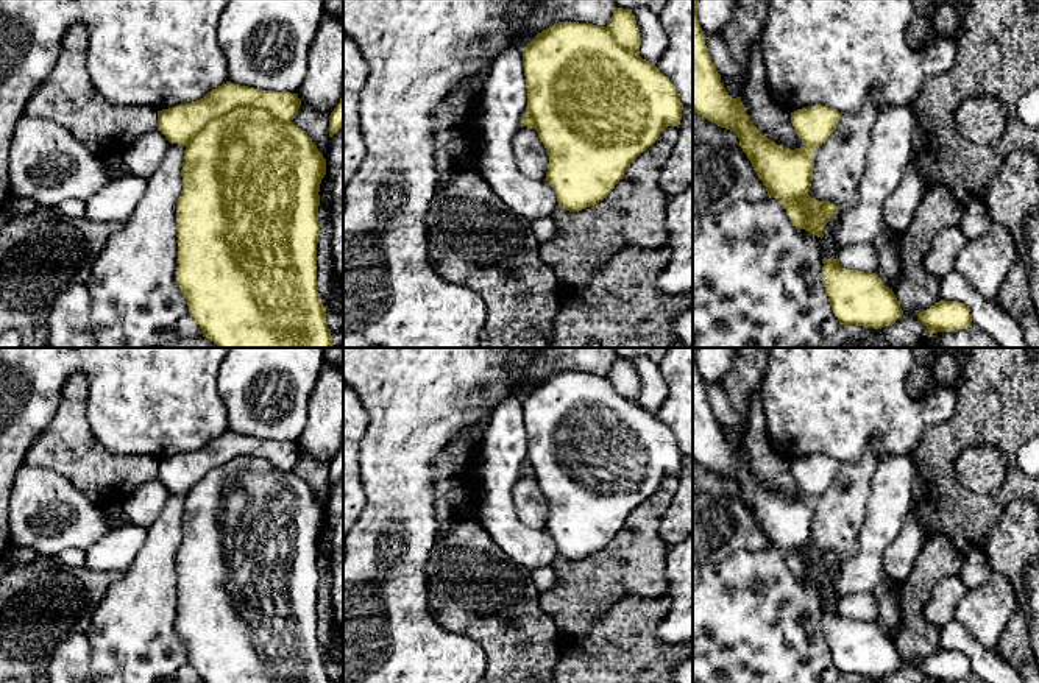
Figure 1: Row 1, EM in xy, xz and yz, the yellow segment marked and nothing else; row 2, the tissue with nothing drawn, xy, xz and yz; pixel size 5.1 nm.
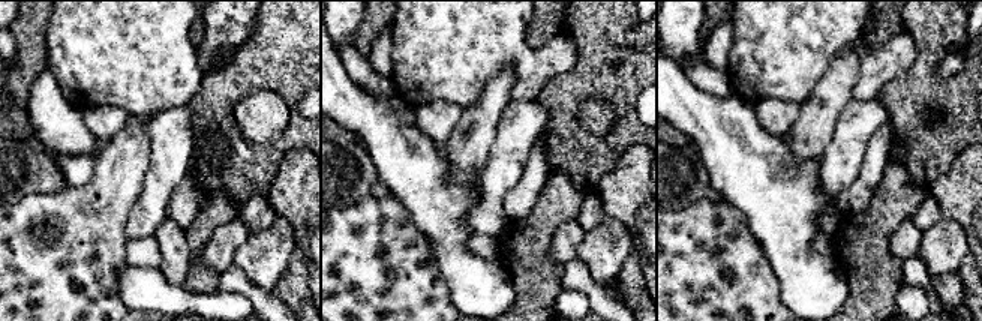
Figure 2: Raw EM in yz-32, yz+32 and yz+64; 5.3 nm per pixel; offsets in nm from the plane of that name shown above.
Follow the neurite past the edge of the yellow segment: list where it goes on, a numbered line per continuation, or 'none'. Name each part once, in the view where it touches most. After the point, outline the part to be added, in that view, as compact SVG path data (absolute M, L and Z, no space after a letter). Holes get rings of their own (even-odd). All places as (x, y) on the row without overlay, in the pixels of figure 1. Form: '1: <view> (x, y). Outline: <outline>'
none

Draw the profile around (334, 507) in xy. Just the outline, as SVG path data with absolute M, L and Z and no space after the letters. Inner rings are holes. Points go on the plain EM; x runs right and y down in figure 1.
M343 476L329 488L326 526L332 530L332 621L343 635Z

